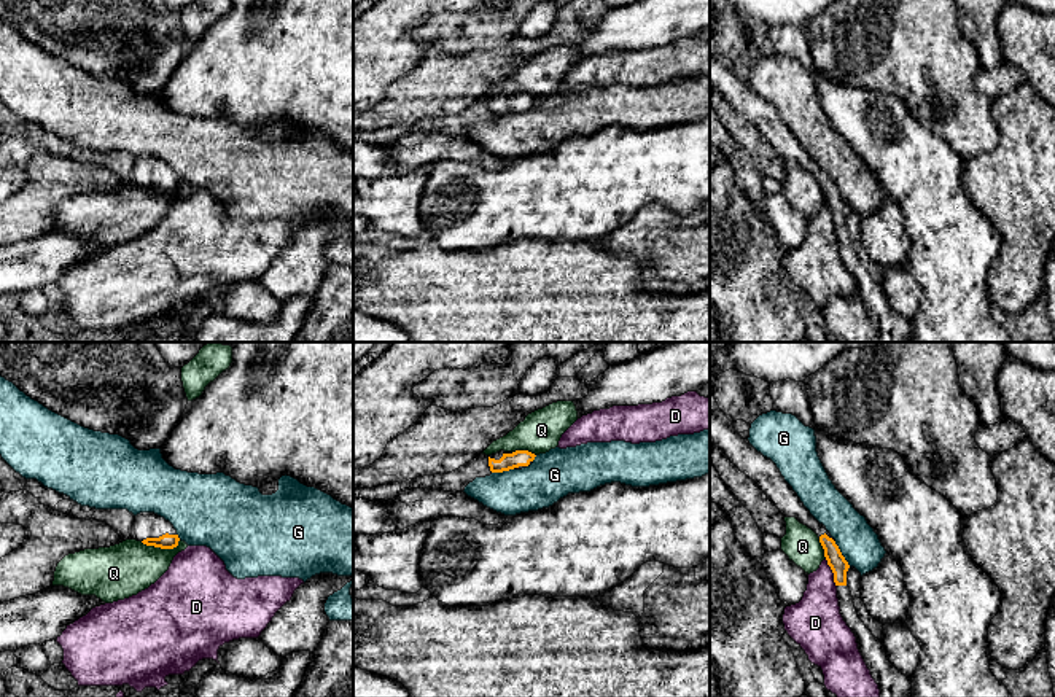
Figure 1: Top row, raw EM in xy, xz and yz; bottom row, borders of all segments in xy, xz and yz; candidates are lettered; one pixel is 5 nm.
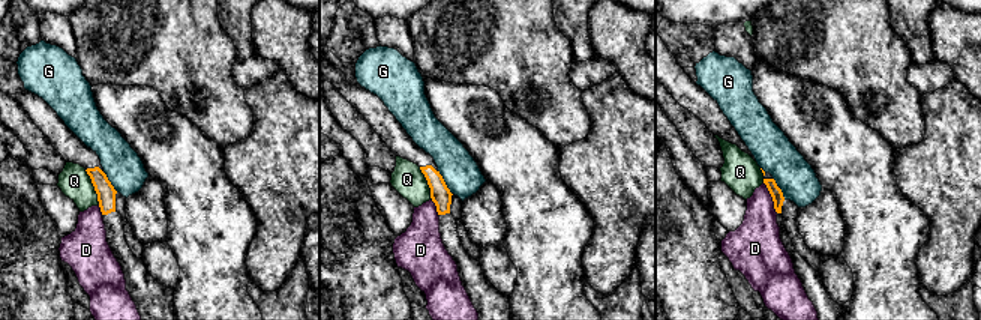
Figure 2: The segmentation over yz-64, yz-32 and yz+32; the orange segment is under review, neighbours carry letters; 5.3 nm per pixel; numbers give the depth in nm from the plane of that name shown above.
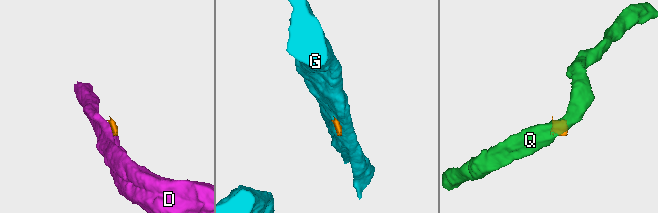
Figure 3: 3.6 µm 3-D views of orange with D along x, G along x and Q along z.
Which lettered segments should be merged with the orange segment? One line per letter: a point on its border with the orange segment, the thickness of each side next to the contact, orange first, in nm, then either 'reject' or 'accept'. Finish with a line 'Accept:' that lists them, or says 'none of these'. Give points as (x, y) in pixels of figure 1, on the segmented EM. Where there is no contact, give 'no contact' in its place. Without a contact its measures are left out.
D: meets orange in yz at (833, 572); 90 nm thick on the orange side, 240 nm on the other; reject
G: meets orange in yz at (840, 554); 90 nm thick on the orange side, 200 nm on the other; reject
Q: meets orange in xy at (161, 548); 80 nm thick on the orange side, 280 nm on the other; reject
Accept: none of these

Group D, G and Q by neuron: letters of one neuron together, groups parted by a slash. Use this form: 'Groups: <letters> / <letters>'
Groups: D Q / G

